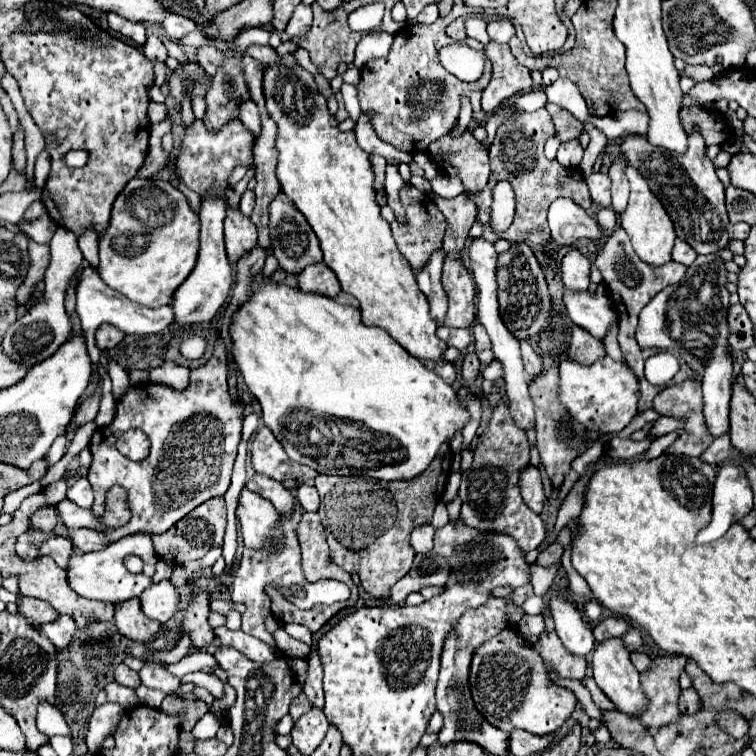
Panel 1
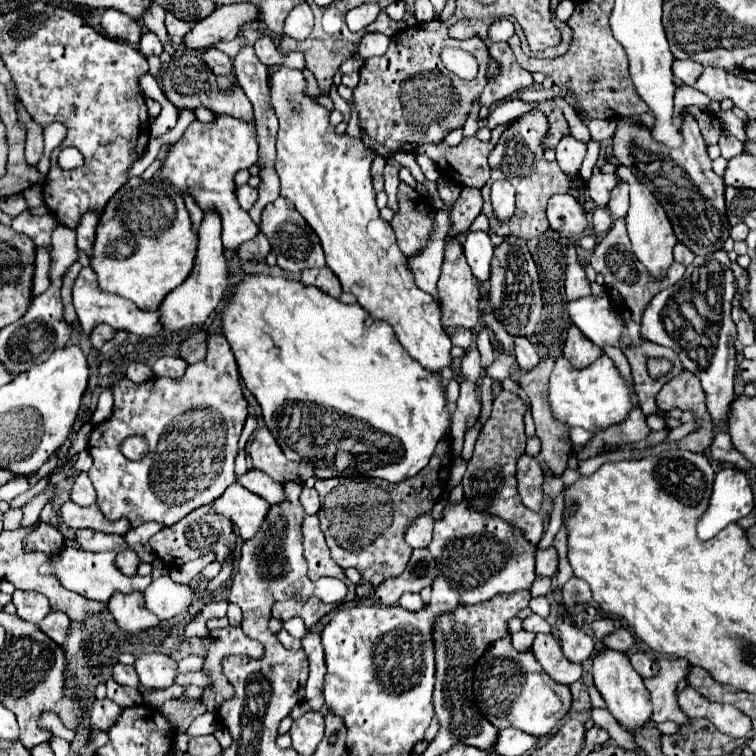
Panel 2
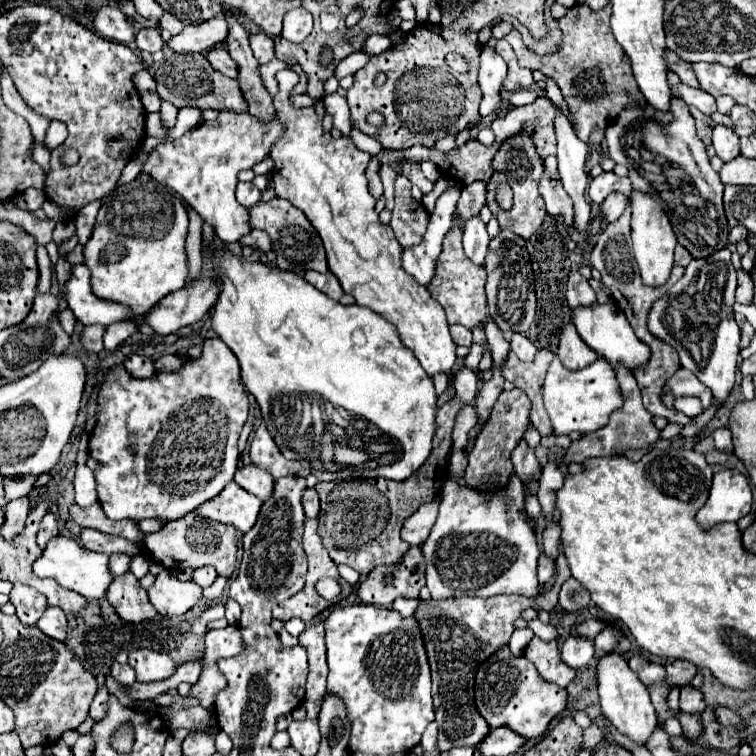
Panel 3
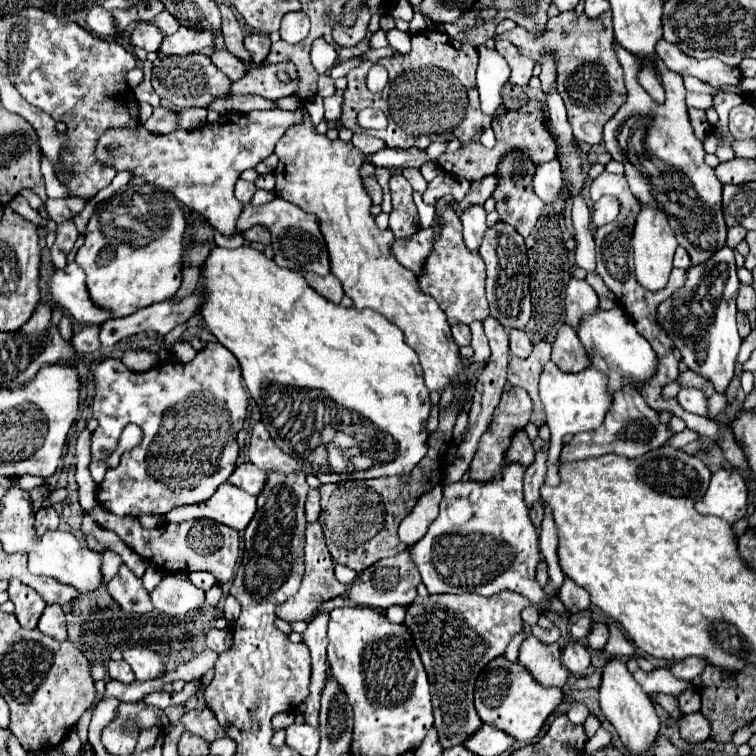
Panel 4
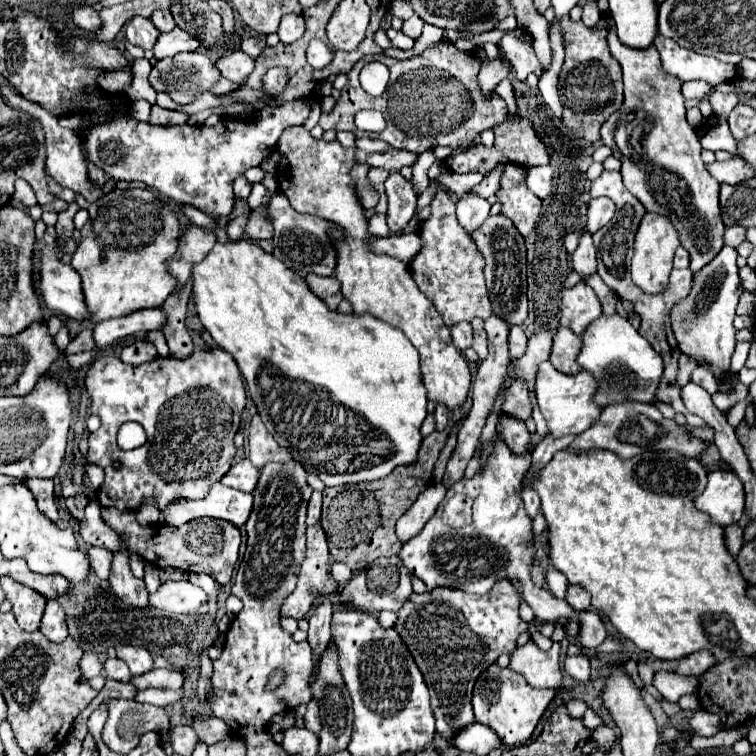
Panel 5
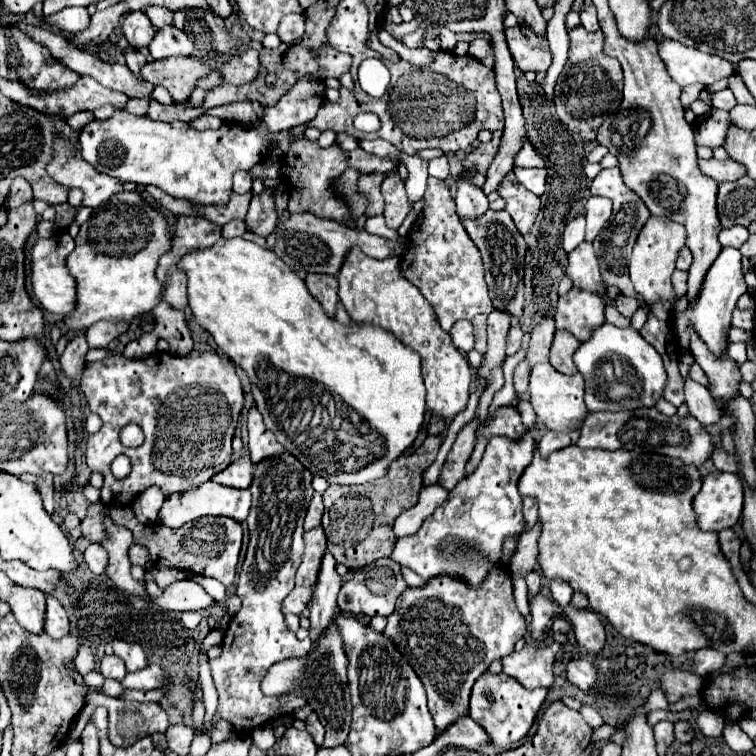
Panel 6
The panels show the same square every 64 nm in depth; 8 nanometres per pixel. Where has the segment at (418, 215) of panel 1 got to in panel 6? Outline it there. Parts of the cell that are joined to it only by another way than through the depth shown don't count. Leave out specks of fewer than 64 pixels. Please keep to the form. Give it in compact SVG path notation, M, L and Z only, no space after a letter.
M388 174L382 182L382 194L386 200L386 208L384 208L384 218L388 228L400 228L400 224L404 222L404 218L410 214L412 210L412 202L406 196L404 190L404 180L398 174Z

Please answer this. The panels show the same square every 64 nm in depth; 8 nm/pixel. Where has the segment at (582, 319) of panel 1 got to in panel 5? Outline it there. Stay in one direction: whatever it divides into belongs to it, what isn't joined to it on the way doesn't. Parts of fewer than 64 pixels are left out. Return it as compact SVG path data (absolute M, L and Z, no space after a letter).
M602 314L598 320L586 326L582 334L582 344L584 346L578 356L578 364L582 366L582 370L588 370L596 376L598 404L616 404L626 398L646 404L652 402L656 384L660 384L662 376L662 360L660 354L654 352L654 348L648 344L648 340L644 340L644 336L636 332L628 318L622 318L620 314Z

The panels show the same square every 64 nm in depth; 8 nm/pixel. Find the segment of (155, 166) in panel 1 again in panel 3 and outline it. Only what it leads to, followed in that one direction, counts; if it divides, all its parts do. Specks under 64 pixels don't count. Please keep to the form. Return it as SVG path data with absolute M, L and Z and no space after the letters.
M166 100L162 102L162 112L160 112L160 118L162 118L162 126L164 128L172 128L174 122L176 122L176 114L178 114L178 108L174 104L168 104Z

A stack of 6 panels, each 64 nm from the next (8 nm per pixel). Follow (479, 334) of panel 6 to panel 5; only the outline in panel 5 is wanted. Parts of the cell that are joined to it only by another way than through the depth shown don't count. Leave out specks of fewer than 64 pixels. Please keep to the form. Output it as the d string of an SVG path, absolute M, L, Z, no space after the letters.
M480 318L472 320L470 322L472 328L474 328L474 342L472 342L472 348L476 350L478 354L478 360L484 360L488 356L488 348L486 348L486 332L484 332L484 322Z

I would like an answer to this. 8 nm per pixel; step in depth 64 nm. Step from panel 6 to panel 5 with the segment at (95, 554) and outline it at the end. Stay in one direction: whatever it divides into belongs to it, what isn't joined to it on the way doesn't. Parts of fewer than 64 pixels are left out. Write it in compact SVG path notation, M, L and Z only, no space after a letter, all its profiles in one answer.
M92 546L92 548L88 550L88 556L90 556L90 560L92 560L92 570L94 570L94 574L96 574L98 578L102 578L102 580L108 580L108 576L110 576L110 566L112 566L112 552L106 550L106 548L96 548L96 546Z

